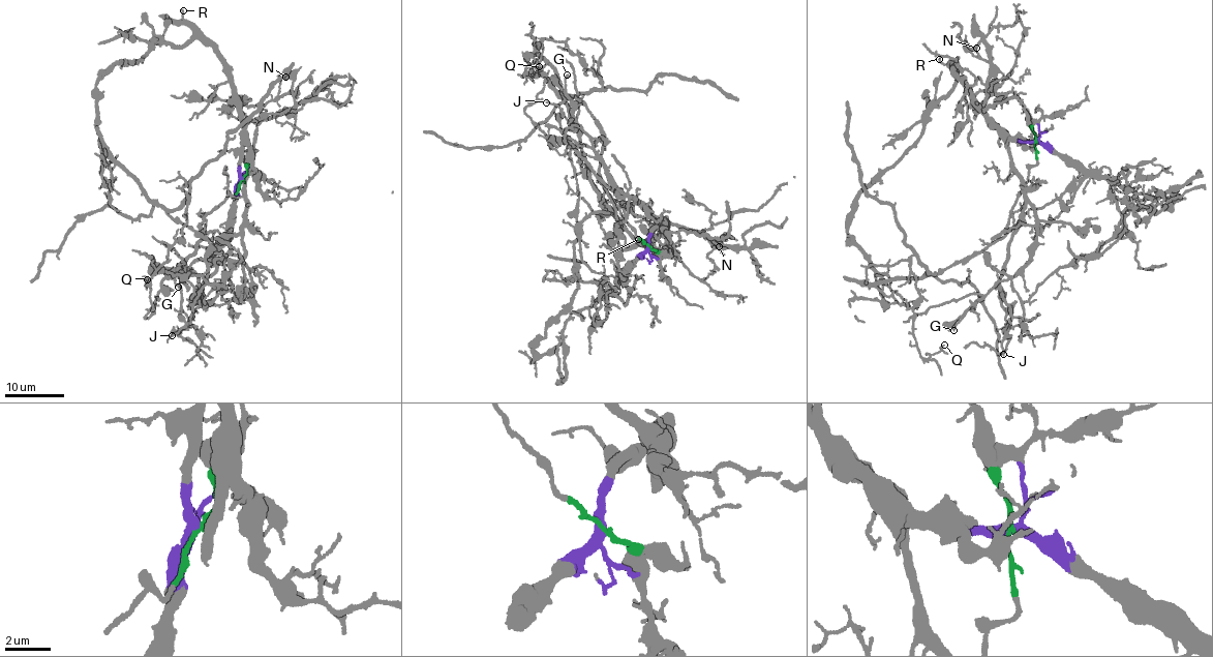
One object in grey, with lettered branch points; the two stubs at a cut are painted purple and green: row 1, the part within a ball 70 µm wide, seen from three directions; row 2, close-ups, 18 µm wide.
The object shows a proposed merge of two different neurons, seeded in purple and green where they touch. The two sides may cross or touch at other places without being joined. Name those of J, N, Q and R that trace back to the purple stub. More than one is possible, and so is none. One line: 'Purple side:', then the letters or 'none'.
Purple side: J, N, R

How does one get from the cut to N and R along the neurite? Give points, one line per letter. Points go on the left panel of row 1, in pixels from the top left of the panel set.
N: (242, 180), (238, 165), (244, 129), (250, 122), (271, 118), (294, 107), (293, 81), (284, 77)
R: (242, 180), (238, 165), (243, 131), (241, 112), (235, 102), (230, 71), (215, 48), (183, 19), (183, 9)

